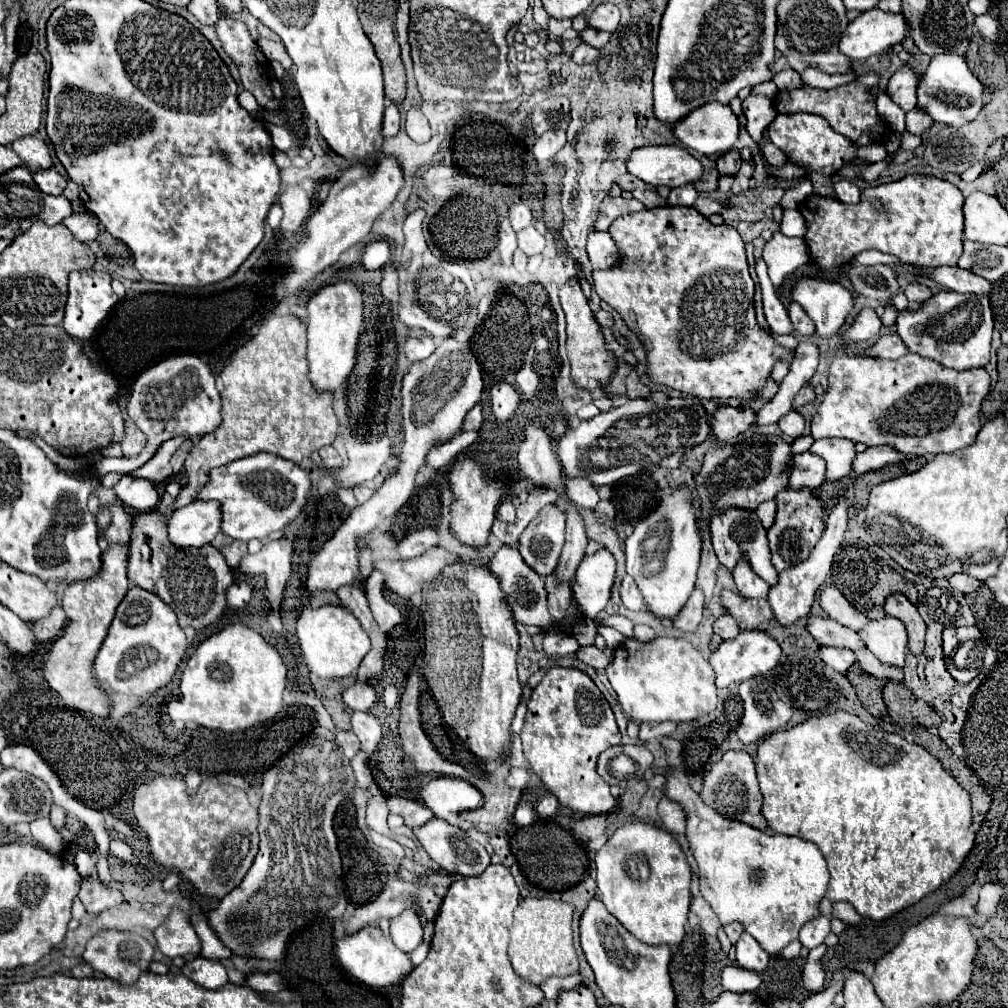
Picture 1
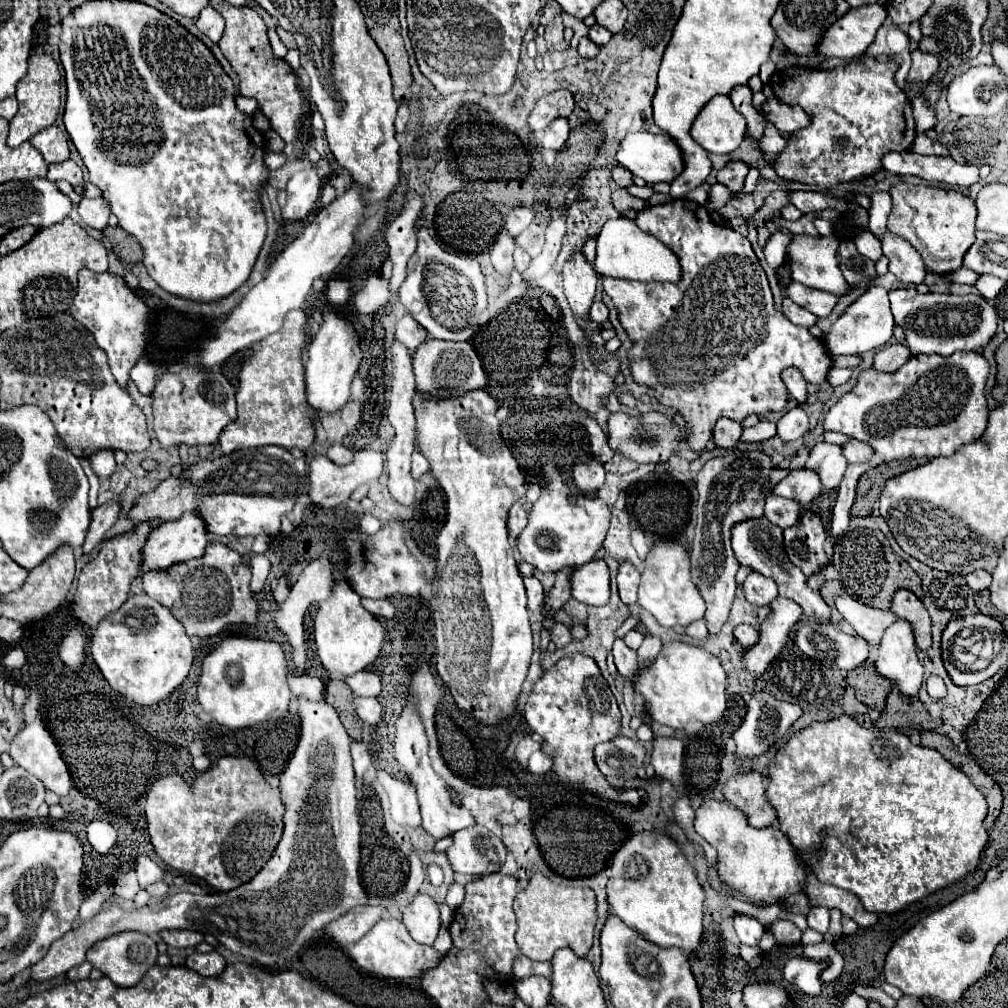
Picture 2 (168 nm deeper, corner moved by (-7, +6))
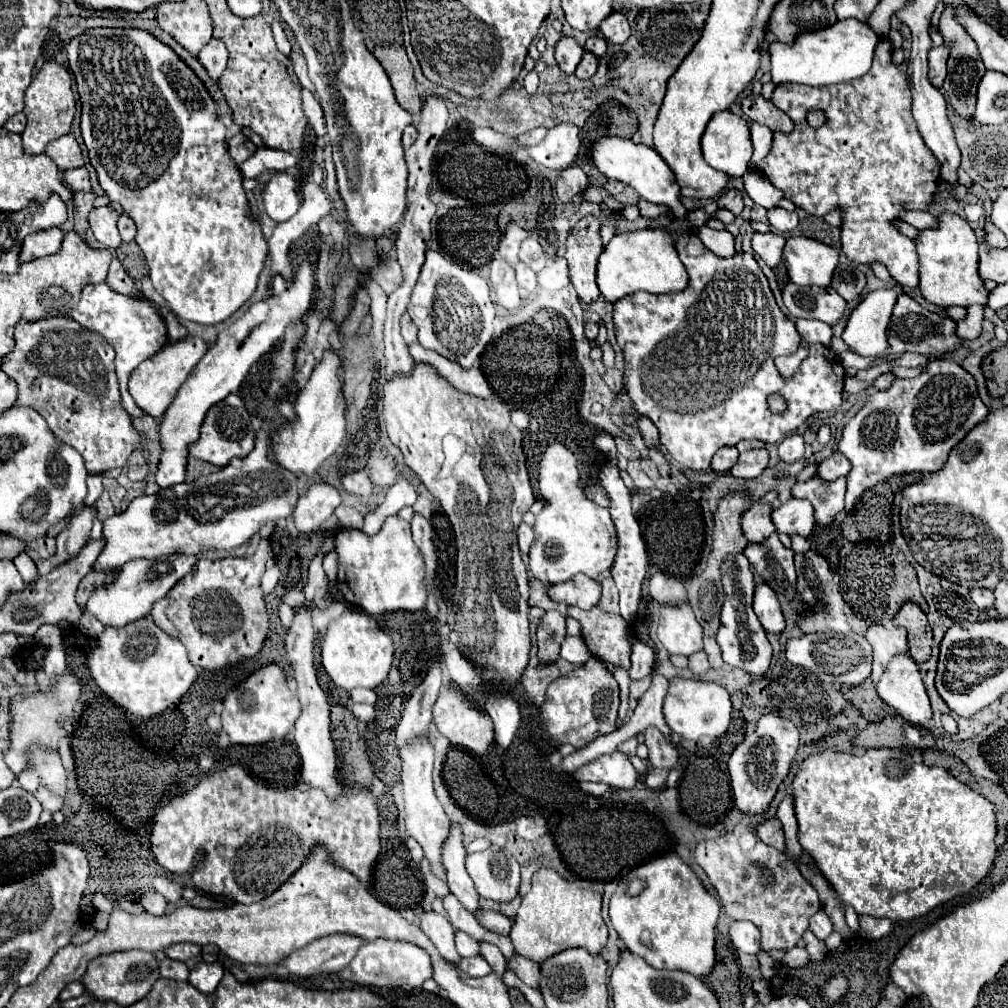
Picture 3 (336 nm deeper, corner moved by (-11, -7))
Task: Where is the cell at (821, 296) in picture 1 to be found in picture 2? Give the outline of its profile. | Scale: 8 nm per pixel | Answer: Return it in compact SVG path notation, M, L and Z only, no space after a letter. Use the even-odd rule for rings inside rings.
M793 234L793 240L789 242L789 248L787 248L791 278L805 284L805 286L843 296L847 292L847 282L837 266L837 248L839 248L839 240L835 236Z

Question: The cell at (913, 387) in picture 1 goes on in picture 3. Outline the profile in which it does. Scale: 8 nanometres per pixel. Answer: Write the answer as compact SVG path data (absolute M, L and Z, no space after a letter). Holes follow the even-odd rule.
M933 359L927 369L915 379L895 379L895 383L887 391L875 391L867 397L865 405L857 411L857 415L843 427L843 435L837 443L839 451L851 461L853 469L847 475L847 495L845 495L845 513L851 511L855 501L869 487L903 473L913 471L939 471L951 453L951 449L979 423L983 423L989 415L989 409L979 399L975 379L955 361L949 359Z

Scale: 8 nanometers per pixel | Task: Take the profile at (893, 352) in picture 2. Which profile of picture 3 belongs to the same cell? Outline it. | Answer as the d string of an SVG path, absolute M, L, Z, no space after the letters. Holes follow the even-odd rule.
M889 371L889 373L883 373L883 375L879 375L873 383L871 383L871 387L875 387L877 391L885 391L885 389L889 389L891 385L893 385L893 381L895 381L897 377Z

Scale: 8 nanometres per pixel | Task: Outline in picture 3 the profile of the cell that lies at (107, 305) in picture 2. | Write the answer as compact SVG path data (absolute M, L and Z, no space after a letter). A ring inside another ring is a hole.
M107 283L99 285L87 285L81 293L81 301L77 309L71 313L71 317L81 325L87 327L89 331L99 333L113 349L115 349L115 369L121 385L121 397L123 397L123 407L131 417L139 417L141 409L133 401L133 397L127 391L127 381L133 369L155 355L165 343L167 343L167 329L165 321L159 317L155 307L147 299L139 297L129 297L113 291Z

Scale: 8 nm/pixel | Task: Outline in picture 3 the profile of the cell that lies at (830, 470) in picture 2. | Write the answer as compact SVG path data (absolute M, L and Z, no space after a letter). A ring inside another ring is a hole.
M813 475L809 481L797 483L793 487L793 497L809 499L815 507L815 521L819 525L829 525L835 519L835 515L843 511L845 487L845 477L825 481L819 475Z

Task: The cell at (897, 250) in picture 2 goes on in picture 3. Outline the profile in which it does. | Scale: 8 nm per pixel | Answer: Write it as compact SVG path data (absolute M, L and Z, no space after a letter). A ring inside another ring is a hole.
M881 37L873 67L861 79L849 83L835 83L829 87L809 87L797 83L777 85L771 101L785 111L793 123L793 133L773 133L771 153L757 165L763 175L785 193L789 201L803 207L813 215L825 215L827 211L839 207L843 209L841 223L841 249L843 253L857 263L869 265L871 261L881 261L887 265L891 277L905 289L915 289L919 285L919 257L915 243L901 235L889 221L897 219L903 209L925 211L931 199L935 197L939 181L939 163L935 155L925 147L917 125L911 117L911 89L907 83L907 67L891 65L891 43L887 37ZM809 111L825 113L825 125L813 129L807 123Z

